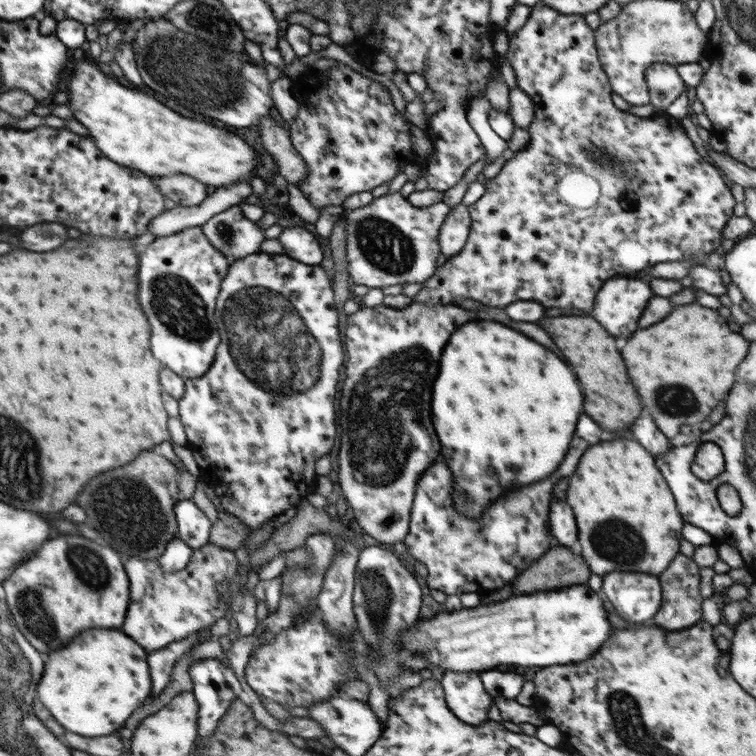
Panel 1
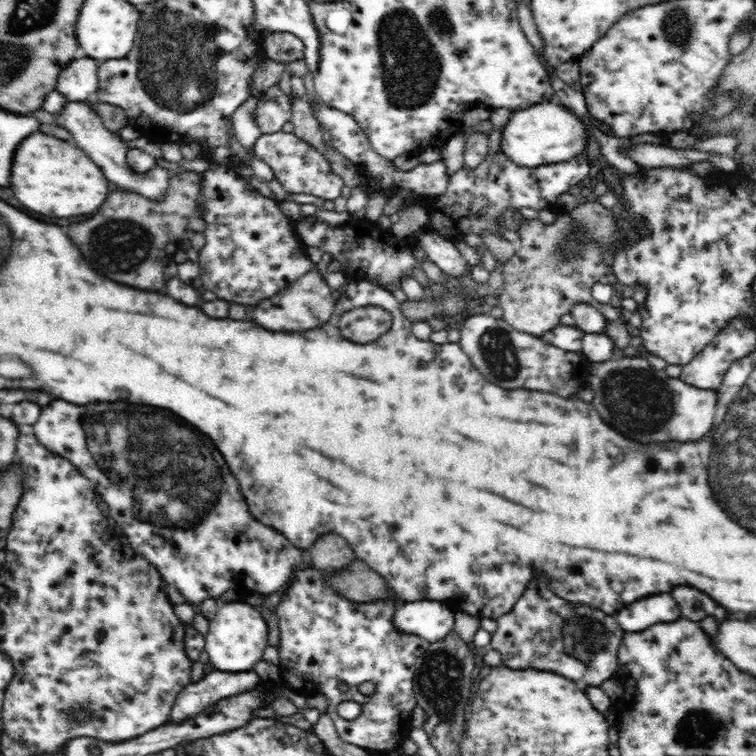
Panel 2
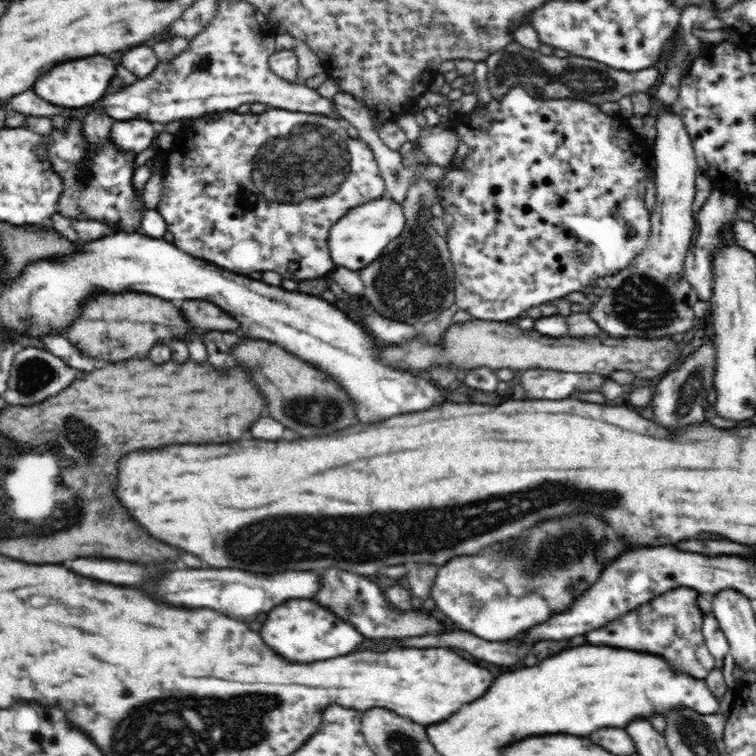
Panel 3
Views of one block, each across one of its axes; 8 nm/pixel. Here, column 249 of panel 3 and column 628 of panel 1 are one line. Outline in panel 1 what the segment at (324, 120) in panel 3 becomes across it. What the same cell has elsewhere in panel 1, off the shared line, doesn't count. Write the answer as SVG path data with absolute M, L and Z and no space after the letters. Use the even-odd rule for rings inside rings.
M542 4L534 5L526 23L508 37L508 50L504 57L509 59L515 72L517 86L528 94L535 107L535 118L528 128L529 144L526 148L515 152L512 159L506 161L499 174L486 183L485 193L469 206L471 228L466 245L460 253L448 258L444 265L437 267L435 273L424 282L422 289L412 297L414 303L444 306L444 304L456 305L458 300L476 300L489 307L505 308L516 301L536 301L544 308L562 309L576 306L578 310L592 314L597 292L612 277L640 272L650 269L655 264L670 261L696 259L698 264L704 264L712 252L721 251L723 241L720 241L720 238L723 237L726 223L733 217L736 204L730 187L721 178L717 169L697 152L680 123L666 115L666 120L662 120L660 124L652 117L641 118L638 114L623 112L616 108L612 102L609 78L598 58L595 30L588 26L584 15L565 15Z

